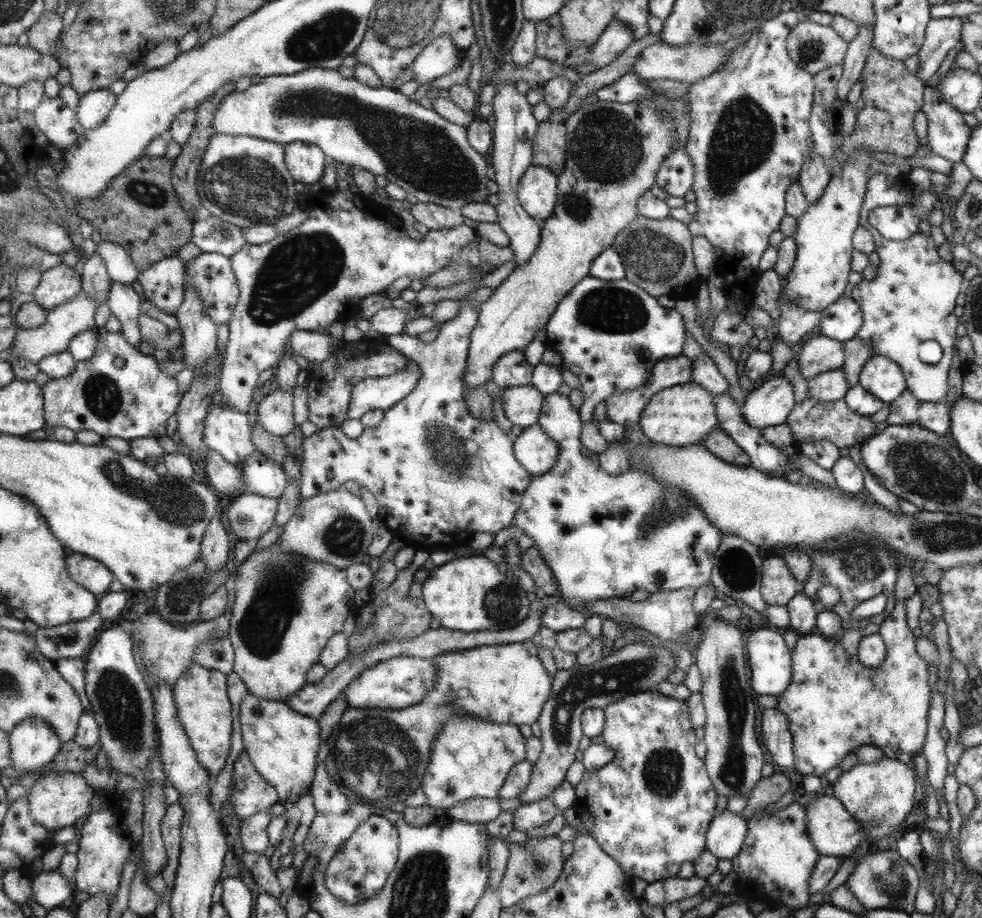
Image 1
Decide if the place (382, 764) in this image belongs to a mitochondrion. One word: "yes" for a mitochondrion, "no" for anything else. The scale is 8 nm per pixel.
yes

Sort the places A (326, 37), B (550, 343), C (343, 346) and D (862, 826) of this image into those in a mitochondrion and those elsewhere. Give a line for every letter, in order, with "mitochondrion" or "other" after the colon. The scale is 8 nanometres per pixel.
A: mitochondrion
B: other
C: other
D: other

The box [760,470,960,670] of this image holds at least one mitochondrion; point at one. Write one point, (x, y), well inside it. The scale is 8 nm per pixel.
(863, 568)

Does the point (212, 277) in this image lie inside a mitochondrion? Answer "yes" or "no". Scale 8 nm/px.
no

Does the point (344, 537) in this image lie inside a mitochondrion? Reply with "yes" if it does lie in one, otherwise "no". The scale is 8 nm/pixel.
yes

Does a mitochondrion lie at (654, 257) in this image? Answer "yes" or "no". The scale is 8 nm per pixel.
yes

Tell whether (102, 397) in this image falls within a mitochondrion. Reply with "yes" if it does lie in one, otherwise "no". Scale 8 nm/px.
yes

